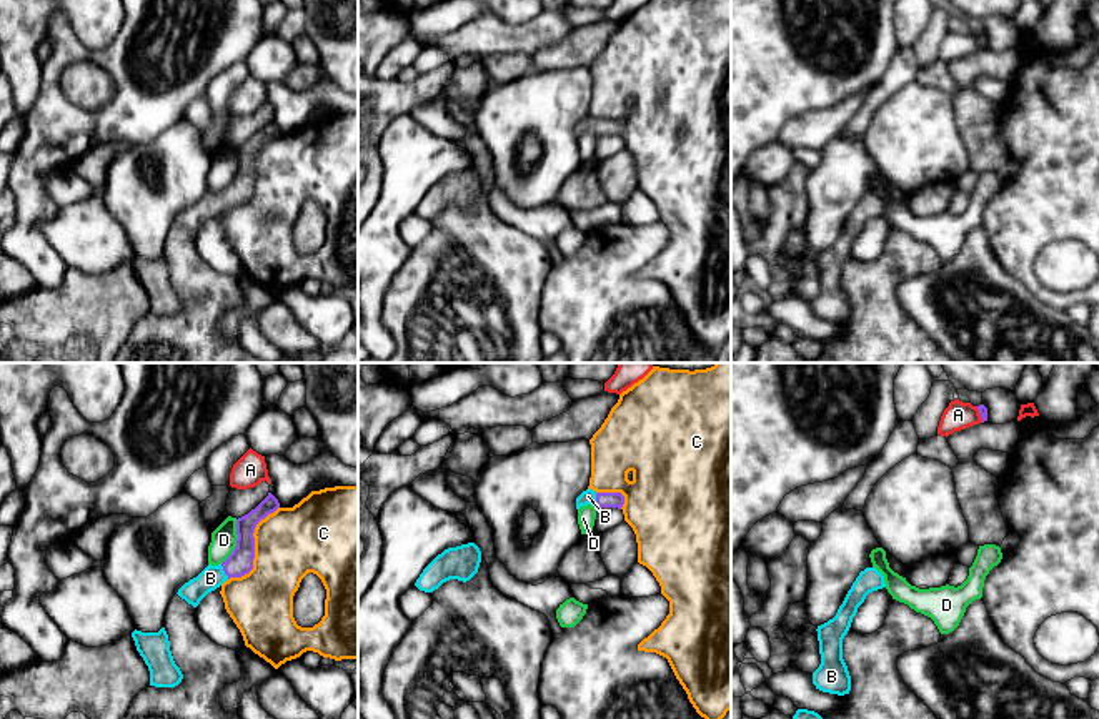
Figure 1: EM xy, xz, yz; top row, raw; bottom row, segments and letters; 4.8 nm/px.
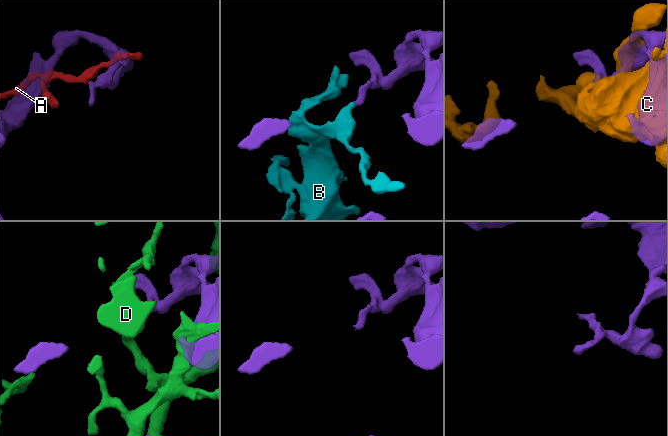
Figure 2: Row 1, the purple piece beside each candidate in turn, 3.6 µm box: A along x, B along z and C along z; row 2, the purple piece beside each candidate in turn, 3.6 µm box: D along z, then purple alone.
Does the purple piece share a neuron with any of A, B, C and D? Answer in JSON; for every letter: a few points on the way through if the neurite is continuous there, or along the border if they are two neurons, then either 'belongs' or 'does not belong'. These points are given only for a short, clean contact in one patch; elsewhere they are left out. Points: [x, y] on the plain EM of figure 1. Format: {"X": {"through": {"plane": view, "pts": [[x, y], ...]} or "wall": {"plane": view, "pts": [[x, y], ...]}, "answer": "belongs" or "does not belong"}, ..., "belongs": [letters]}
{"A": {"answer": "does not belong"}, "B": {"wall": {"plane": "xy", "pts": [[220, 192], [228, 205]]}, "answer": "does not belong"}, "C": {"answer": "does not belong"}, "D": {"answer": "does not belong"}, "belongs": []}

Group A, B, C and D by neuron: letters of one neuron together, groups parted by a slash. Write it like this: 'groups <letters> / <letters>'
groups A / B / C / D

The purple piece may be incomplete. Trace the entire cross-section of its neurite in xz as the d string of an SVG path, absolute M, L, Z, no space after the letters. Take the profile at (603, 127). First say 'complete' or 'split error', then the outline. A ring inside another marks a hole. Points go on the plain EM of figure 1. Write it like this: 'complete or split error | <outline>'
complete | M596 120L596 135L618 135L624 131L624 123L621 120Z

